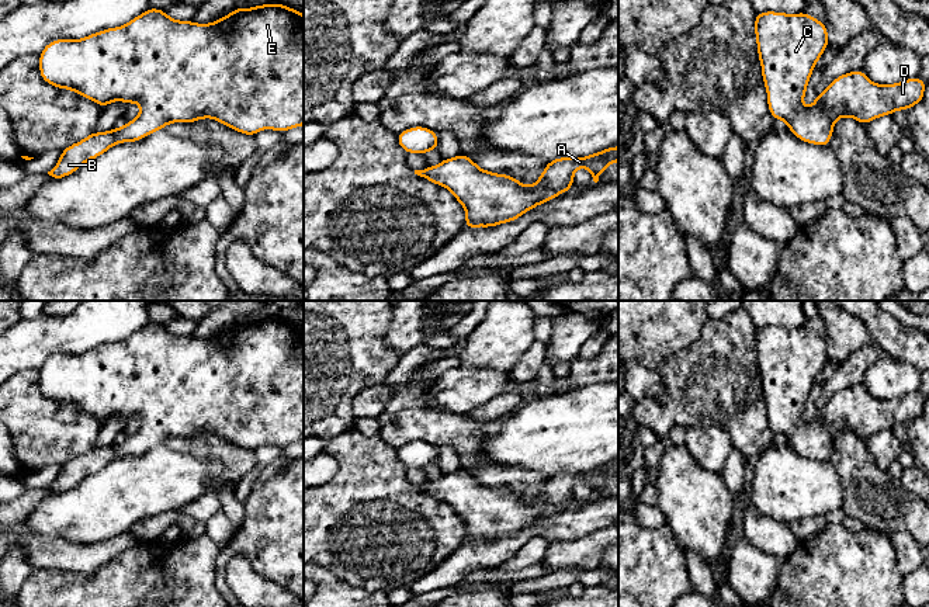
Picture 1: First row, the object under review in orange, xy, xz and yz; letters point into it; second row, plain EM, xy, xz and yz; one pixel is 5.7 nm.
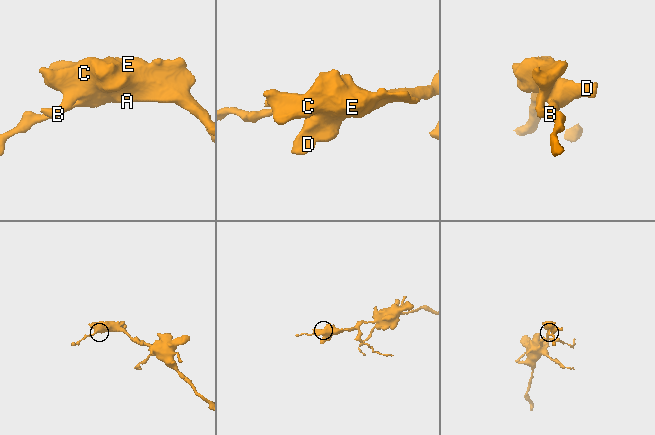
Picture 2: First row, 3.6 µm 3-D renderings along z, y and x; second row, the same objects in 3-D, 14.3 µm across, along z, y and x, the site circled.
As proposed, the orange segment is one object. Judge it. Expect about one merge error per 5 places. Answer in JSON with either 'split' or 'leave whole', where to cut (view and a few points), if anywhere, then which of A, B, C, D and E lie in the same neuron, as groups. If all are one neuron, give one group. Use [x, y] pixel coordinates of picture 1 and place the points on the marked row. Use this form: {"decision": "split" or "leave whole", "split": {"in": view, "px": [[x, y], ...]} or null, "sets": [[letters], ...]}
{"decision": "leave whole", "split": null, "sets": [["A", "B", "C", "D", "E"]]}

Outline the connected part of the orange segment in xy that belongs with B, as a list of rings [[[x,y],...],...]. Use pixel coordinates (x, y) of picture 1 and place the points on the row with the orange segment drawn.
[[[280,3],[252,8],[235,8],[209,24],[178,21],[164,10],[148,8],[122,27],[107,28],[83,39],[53,39],[39,53],[39,74],[56,89],[72,90],[101,108],[112,101],[134,101],[141,105],[139,115],[119,129],[93,132],[62,150],[56,166],[48,171],[55,178],[73,174],[117,143],[138,142],[171,122],[191,124],[212,118],[230,129],[254,136],[261,129],[287,132],[304,125],[304,15]]]

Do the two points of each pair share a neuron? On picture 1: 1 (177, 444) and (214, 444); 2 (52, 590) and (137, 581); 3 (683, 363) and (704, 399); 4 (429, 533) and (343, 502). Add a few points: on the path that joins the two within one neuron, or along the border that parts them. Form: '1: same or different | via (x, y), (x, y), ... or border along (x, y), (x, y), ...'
1: same | via (186, 444), (205, 444)
2: same | via (73, 590), (115, 590)
3: same | via (692, 371), (704, 384), (704, 391)
4: same | via (408, 533), (378, 533), (364, 523)

